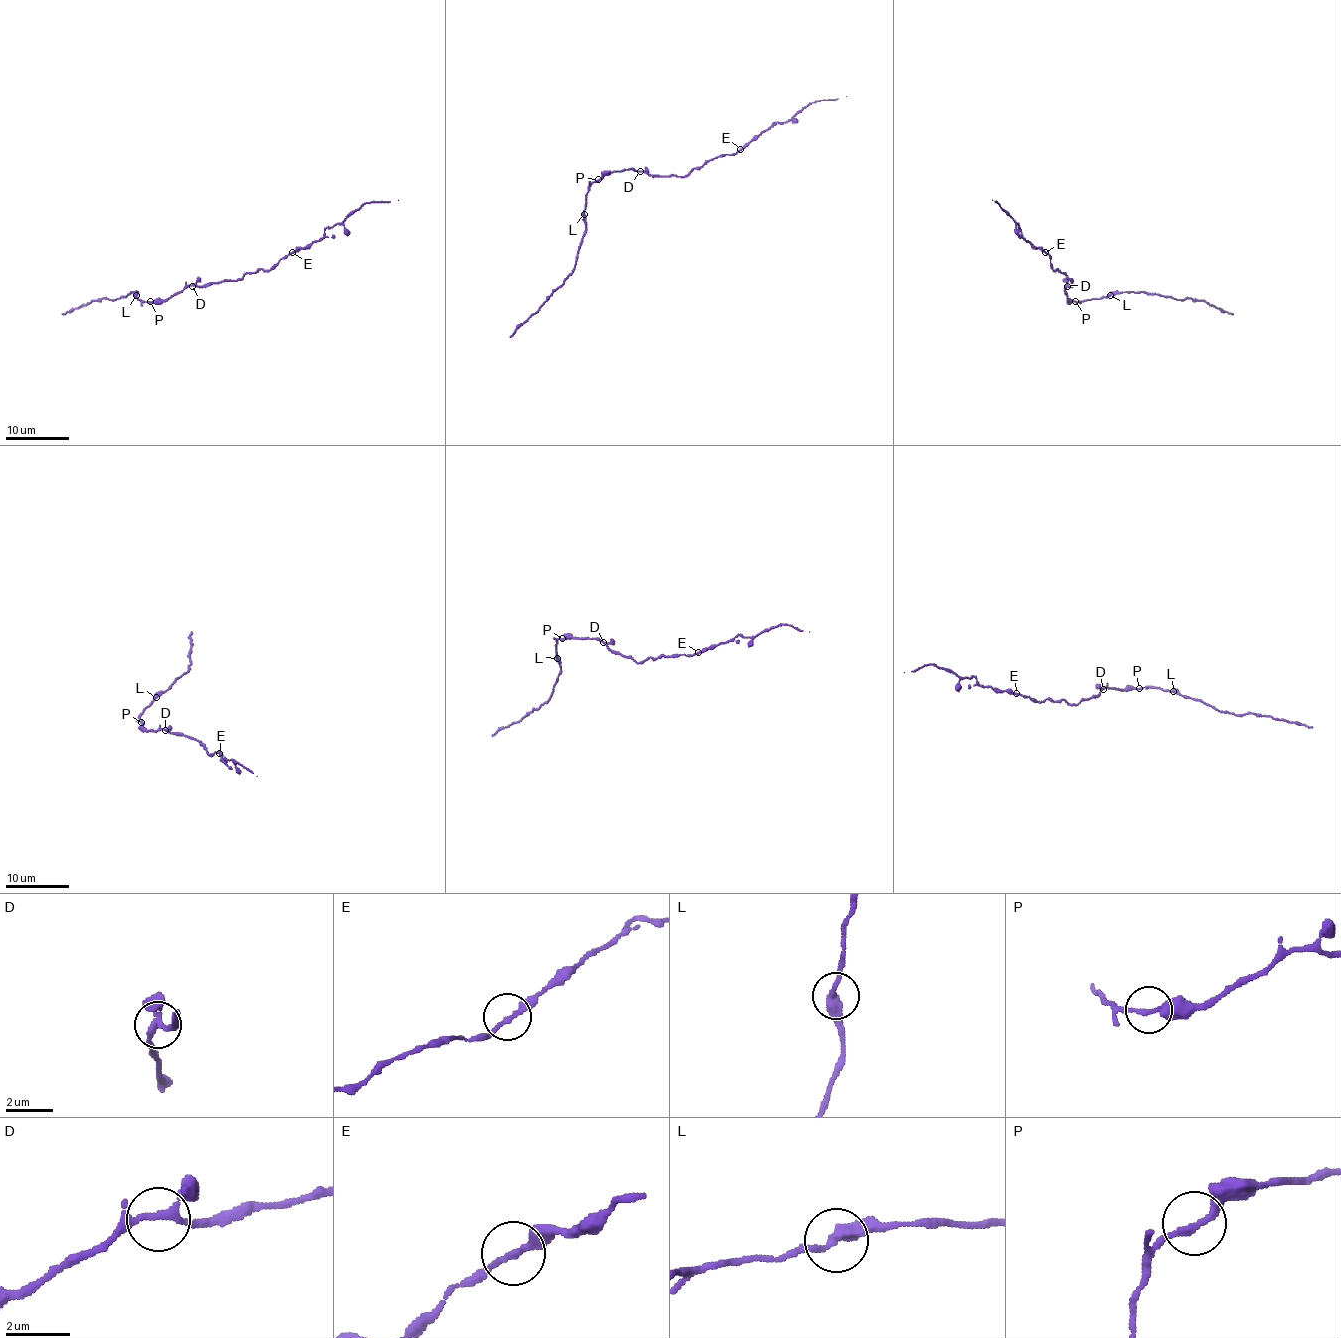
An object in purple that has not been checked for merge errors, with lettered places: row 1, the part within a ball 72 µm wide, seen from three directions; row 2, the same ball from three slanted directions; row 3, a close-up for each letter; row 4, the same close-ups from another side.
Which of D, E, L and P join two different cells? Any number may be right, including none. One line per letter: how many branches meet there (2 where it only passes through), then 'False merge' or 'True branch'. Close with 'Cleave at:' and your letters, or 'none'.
D: Branches: 4. True branch
E: Branches: 2. True branch
L: Branches: 2. True branch
P: Branches: 2. True branch
Cleave at: none

